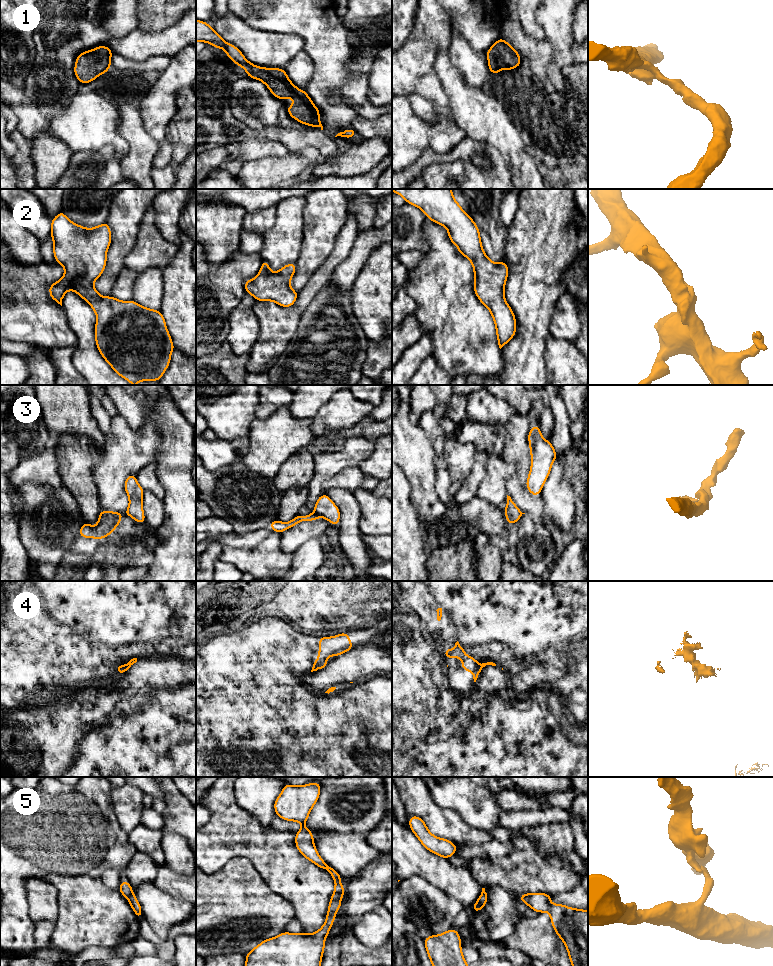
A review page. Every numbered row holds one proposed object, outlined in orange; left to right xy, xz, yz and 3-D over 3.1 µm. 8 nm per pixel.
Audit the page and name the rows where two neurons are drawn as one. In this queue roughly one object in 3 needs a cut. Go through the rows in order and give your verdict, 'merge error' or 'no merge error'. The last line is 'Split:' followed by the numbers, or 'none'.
1: no merge error
2: no merge error
3: merge error
4: merge error
5: merge error
Split: 3, 4, 5

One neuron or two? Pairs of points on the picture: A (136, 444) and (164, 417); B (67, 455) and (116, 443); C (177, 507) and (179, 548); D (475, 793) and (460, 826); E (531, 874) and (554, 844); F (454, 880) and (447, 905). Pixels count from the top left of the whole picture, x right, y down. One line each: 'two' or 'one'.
A: two
B: two
C: one
D: two
E: two
F: two

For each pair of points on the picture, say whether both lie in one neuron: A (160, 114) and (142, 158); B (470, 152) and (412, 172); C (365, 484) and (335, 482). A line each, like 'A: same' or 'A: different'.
A: different
B: same
C: same

